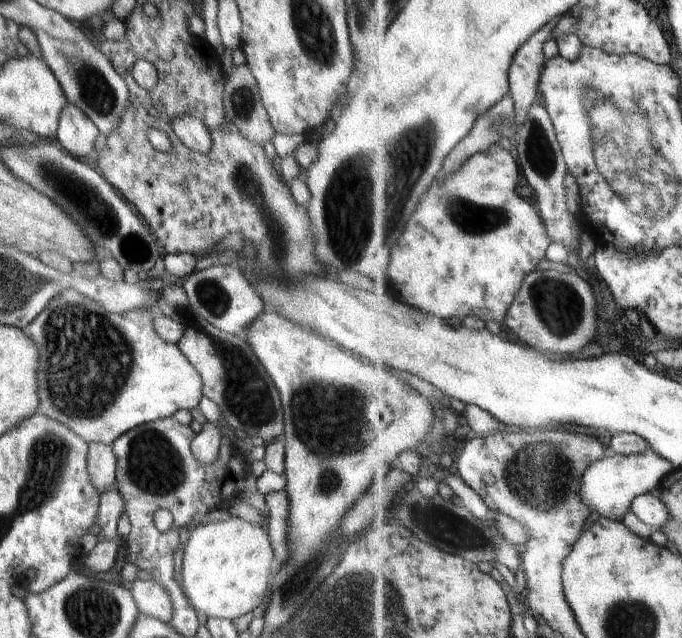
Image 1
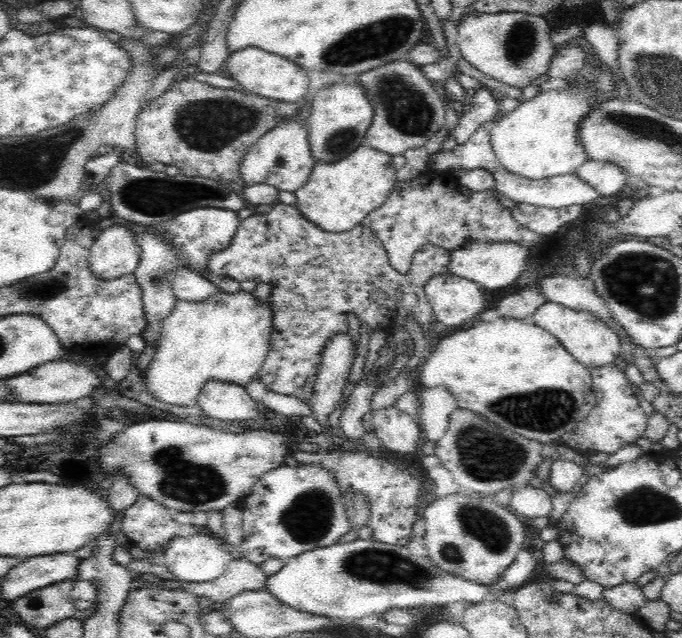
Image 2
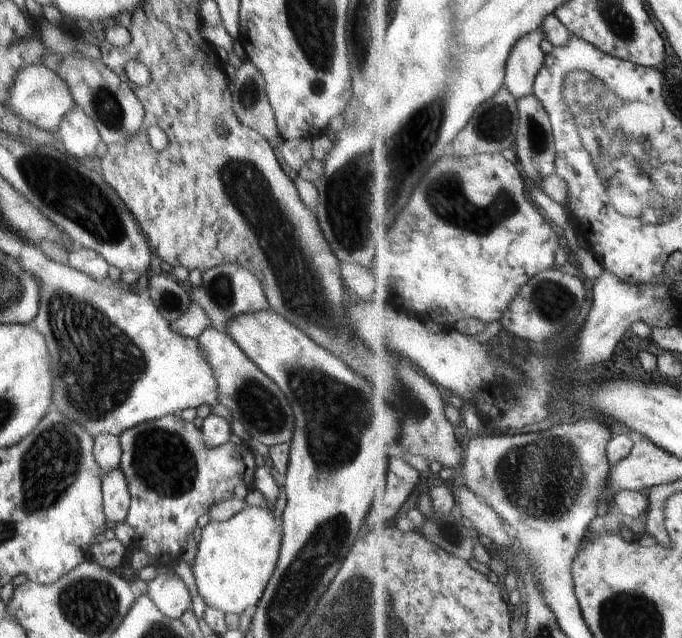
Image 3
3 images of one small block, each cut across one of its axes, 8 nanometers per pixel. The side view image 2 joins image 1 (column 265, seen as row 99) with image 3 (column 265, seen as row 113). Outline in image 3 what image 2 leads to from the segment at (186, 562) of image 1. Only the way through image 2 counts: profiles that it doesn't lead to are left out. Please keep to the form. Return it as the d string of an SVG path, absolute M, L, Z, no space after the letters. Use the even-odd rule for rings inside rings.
M247 506L246 510L224 522L209 522L200 534L196 555L191 569L196 586L205 604L218 608L225 615L240 615L246 608L254 608L260 602L264 588L276 568L282 540L282 516L275 506Z

